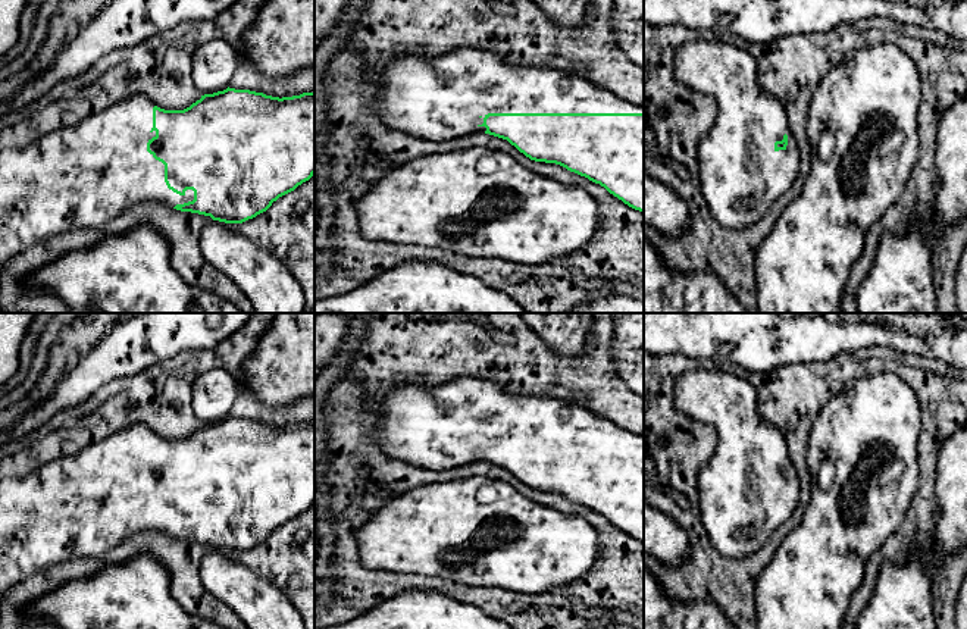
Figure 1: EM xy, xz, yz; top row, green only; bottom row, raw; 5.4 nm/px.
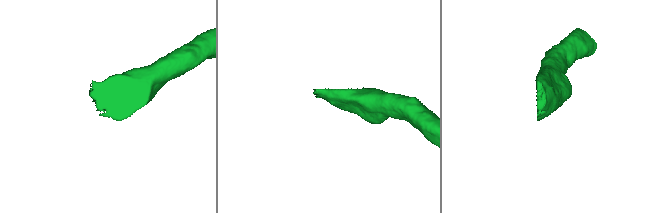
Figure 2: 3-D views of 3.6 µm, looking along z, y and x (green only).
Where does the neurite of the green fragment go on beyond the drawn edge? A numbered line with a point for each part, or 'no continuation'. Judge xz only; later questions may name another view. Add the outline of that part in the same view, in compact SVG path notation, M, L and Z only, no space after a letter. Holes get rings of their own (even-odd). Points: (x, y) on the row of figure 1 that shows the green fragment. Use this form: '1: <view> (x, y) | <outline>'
1: xz (440, 99) | M459 47L434 57L422 51L397 53L382 66L375 82L379 85L375 107L384 125L431 141L450 141L485 132L482 123L488 113L644 113L642 106L632 104L578 73L538 65L513 65L492 50L473 47Z

